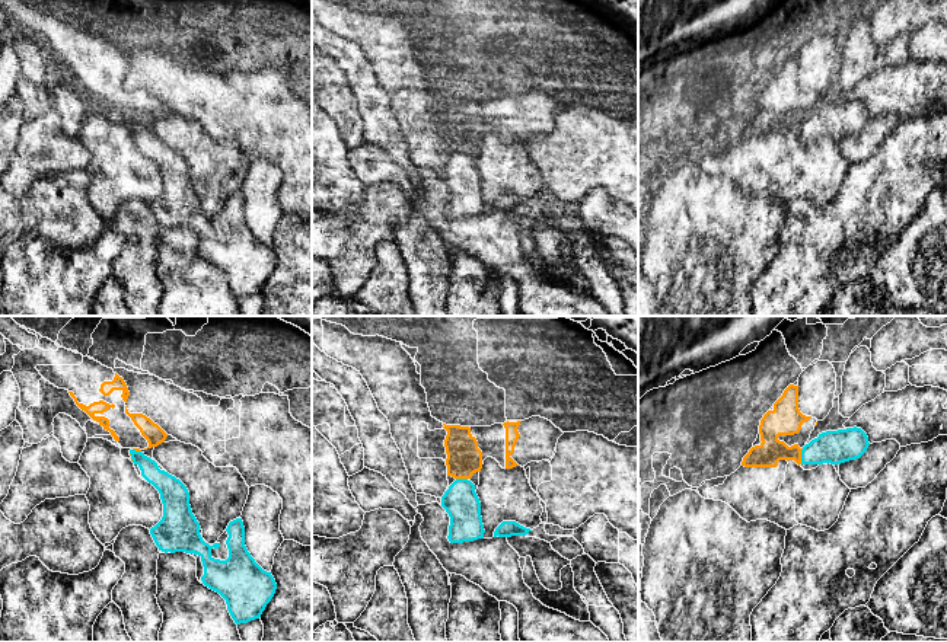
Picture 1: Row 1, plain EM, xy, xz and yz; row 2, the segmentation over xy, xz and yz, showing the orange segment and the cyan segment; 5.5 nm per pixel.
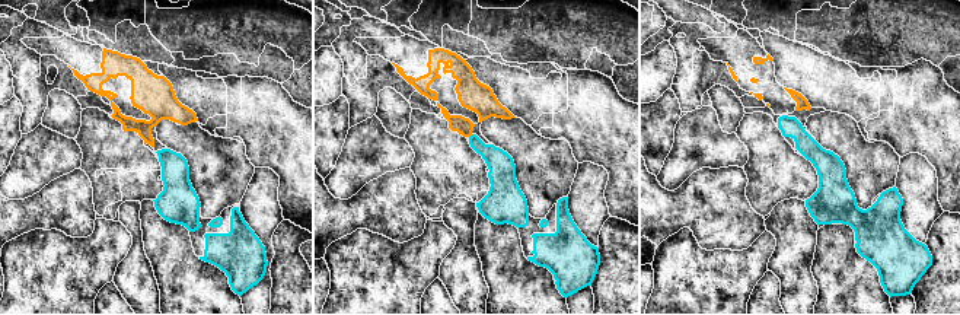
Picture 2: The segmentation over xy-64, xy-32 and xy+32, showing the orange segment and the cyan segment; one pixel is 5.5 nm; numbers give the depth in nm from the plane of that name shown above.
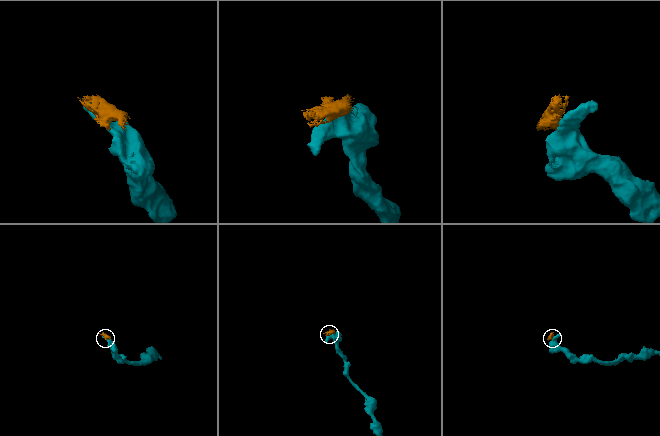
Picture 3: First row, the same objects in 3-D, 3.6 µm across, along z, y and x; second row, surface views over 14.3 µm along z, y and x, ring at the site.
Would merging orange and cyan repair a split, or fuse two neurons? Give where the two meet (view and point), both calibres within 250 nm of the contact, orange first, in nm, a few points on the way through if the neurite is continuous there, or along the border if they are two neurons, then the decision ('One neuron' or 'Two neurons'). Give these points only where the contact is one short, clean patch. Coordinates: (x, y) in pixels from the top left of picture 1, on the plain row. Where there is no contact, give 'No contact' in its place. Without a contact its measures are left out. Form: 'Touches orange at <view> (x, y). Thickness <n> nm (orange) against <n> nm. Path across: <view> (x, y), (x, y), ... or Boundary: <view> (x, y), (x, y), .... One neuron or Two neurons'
Touches orange at yz (800, 130). Thickness 180 nm (orange) against 190 nm. Boundary: yz (803, 123), (800, 137). Two neurons

